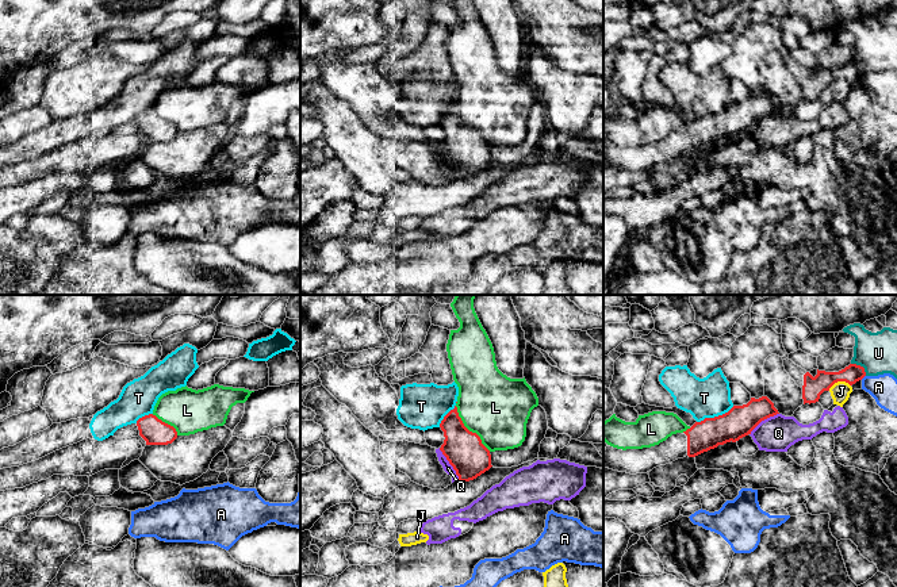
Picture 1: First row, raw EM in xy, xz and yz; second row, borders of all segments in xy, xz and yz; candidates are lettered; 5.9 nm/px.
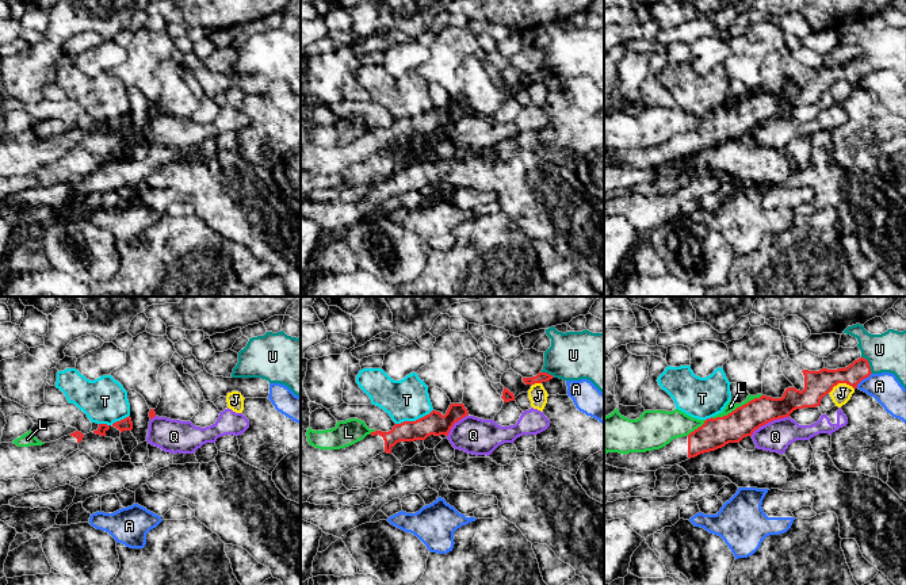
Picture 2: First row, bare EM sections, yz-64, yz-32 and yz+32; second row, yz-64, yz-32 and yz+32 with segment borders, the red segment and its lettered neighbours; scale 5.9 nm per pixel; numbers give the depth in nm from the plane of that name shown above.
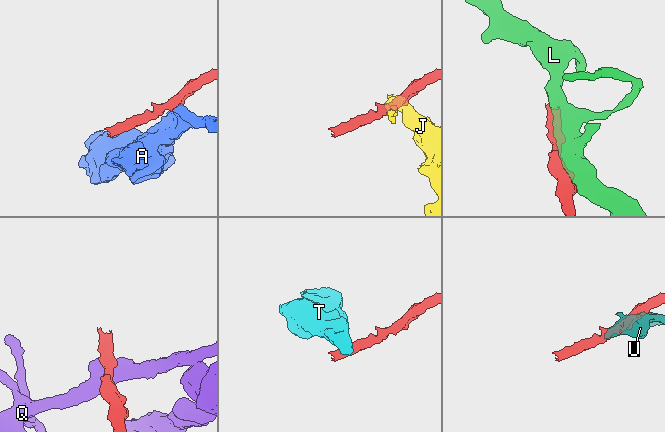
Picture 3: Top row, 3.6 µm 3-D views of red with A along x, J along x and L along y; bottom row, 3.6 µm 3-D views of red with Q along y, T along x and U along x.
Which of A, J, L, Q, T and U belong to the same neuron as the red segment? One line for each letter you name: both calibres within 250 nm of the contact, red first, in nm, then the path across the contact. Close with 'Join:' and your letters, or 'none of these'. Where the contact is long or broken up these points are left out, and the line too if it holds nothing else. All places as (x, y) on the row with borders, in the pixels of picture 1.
Join: none of these

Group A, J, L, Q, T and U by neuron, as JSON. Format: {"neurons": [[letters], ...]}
{"neurons": [["A"], ["J"], ["L"], ["Q"], ["T"], ["U"]]}

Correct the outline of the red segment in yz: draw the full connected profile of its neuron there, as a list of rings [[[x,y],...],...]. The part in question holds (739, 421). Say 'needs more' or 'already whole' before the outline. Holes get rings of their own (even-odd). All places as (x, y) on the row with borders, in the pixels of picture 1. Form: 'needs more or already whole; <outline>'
needs more; [[[767,396],[751,398],[747,404],[733,406],[722,415],[695,422],[686,431],[672,434],[651,448],[622,450],[607,445],[603,468],[630,475],[647,473],[678,459],[695,457],[718,445],[736,442],[751,434],[762,421],[777,414],[778,410]]]

